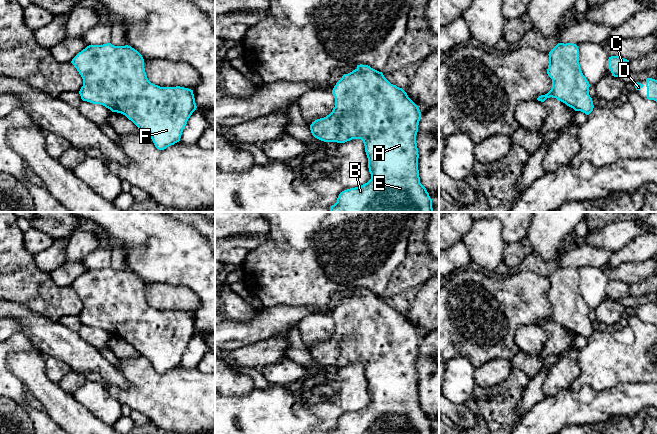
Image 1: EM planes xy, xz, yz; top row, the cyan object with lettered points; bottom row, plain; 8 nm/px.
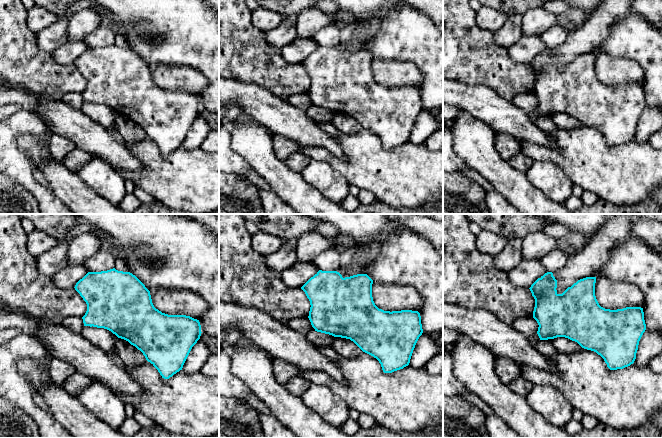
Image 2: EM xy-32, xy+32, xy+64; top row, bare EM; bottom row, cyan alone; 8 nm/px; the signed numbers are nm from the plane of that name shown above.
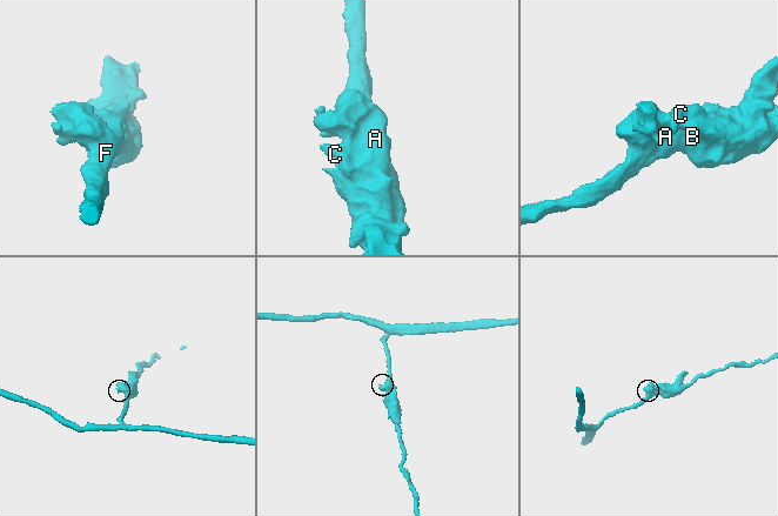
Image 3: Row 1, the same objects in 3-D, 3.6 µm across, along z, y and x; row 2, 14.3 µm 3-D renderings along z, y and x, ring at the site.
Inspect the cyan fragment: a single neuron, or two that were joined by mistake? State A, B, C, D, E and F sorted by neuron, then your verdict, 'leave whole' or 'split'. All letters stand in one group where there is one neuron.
A B C D E F | leave whole

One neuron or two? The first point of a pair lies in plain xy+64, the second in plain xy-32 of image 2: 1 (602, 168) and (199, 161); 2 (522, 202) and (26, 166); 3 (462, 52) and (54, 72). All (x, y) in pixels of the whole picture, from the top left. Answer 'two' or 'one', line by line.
1: one
2: two
3: one

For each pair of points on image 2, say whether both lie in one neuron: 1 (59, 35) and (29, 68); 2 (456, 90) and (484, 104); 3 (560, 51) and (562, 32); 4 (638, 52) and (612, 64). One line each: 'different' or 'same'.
1: different
2: same
3: different
4: different

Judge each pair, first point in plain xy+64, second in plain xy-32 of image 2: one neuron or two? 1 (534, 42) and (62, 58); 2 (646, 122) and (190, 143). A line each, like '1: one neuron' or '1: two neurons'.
1: one neuron
2: one neuron

